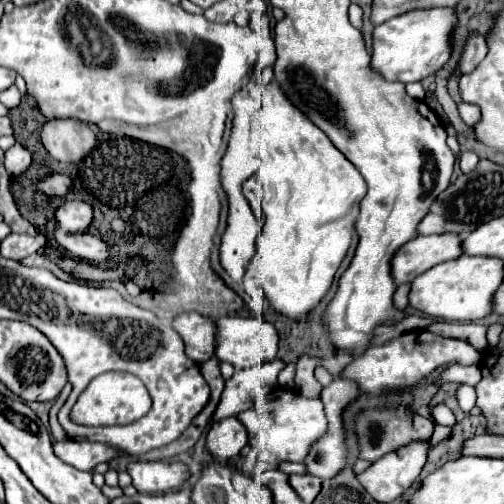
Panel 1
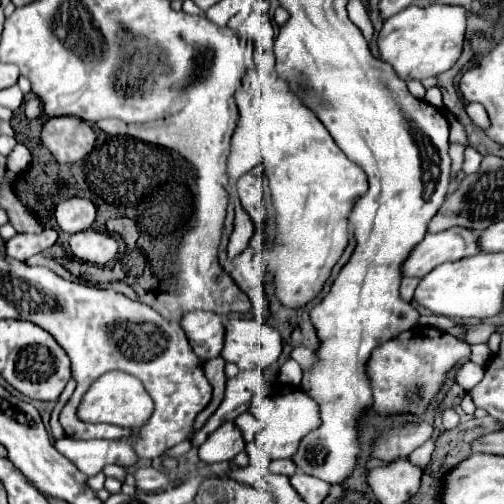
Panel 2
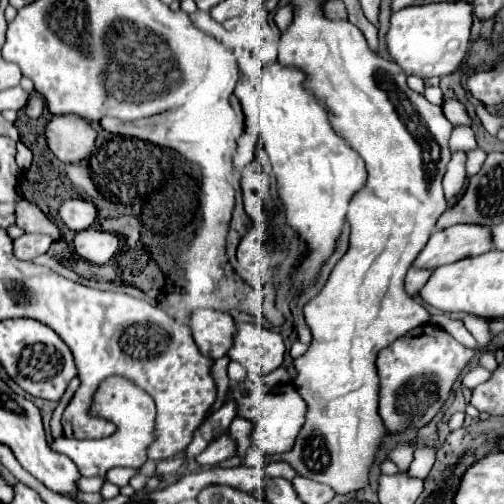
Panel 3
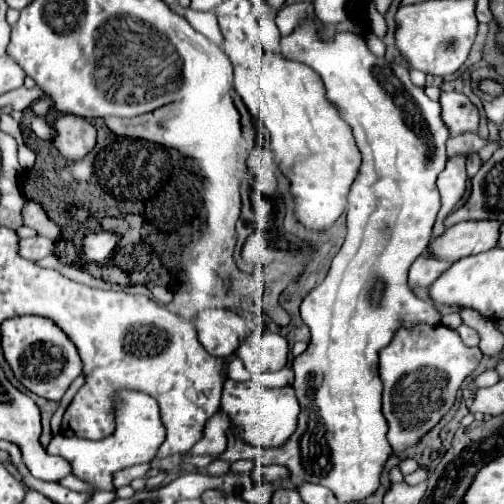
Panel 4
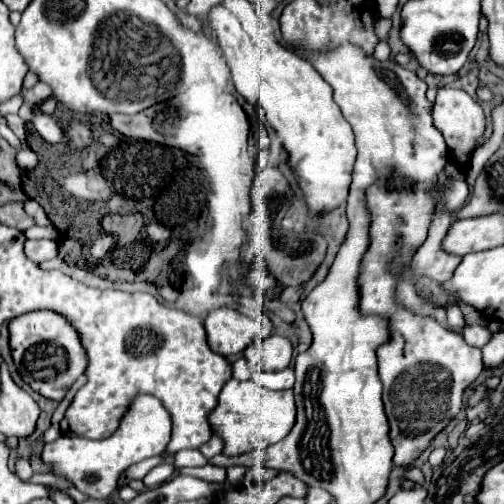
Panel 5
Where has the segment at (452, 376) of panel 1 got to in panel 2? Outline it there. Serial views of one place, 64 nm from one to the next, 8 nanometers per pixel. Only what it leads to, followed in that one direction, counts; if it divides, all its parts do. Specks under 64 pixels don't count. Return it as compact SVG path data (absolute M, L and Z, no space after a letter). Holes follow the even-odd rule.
M464 362L456 368L456 384L464 390L472 390L484 378L484 368L474 362Z

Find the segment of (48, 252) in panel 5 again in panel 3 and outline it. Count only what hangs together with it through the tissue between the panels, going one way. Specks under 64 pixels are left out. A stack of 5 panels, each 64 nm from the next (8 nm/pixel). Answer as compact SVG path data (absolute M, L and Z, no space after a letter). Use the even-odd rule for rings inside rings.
M22 234L14 240L14 256L20 260L32 260L44 254L52 242L52 236L46 234Z

